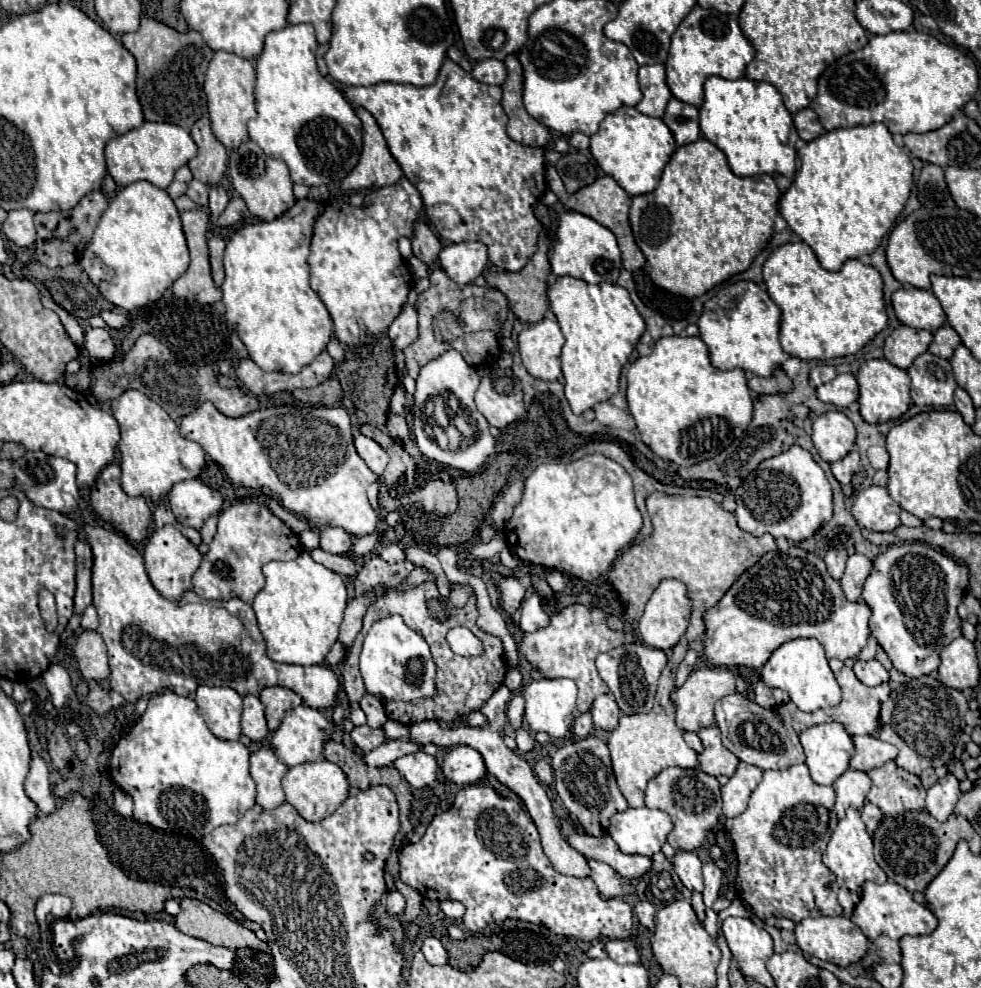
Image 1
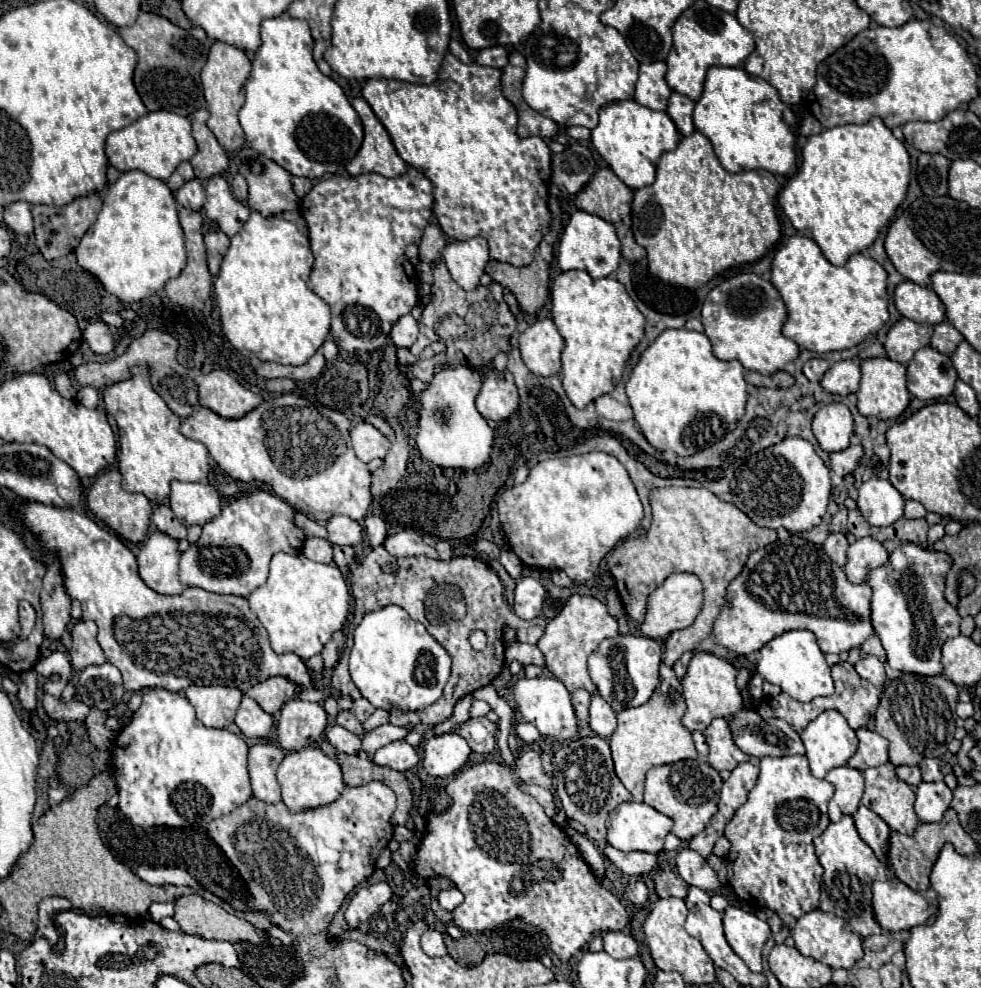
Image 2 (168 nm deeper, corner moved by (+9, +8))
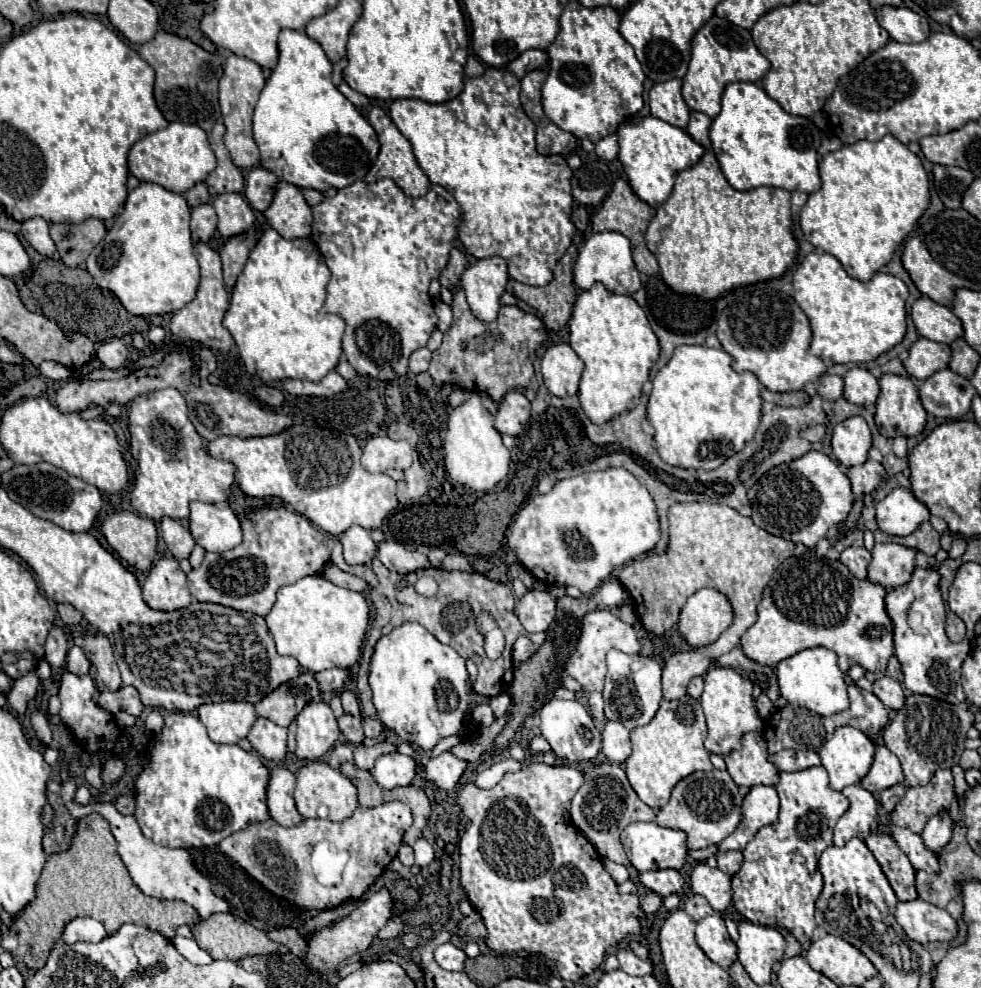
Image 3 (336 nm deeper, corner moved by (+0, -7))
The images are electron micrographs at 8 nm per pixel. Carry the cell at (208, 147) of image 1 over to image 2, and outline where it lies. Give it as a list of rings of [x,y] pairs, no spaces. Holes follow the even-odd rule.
[[[197,109],[191,115],[193,125],[193,139],[197,141],[197,153],[191,157],[191,165],[195,171],[195,177],[205,181],[217,173],[221,173],[221,155],[223,155],[223,171],[229,167],[229,157],[217,143],[215,135],[207,129],[205,121],[209,119],[207,109]]]

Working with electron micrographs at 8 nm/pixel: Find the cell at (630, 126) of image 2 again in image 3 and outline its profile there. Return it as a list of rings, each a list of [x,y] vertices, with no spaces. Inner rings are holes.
[[[654,116],[642,118],[640,124],[634,122],[620,124],[618,142],[620,142],[618,158],[626,170],[630,186],[636,192],[636,196],[648,202],[650,206],[664,204],[672,194],[676,174],[680,170],[694,166],[704,154],[704,148],[696,140],[692,140],[692,136],[686,130],[676,128]]]

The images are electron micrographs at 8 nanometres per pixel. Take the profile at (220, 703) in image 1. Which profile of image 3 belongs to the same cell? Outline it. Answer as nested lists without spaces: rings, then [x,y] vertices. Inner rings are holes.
[[[220,702],[202,704],[198,718],[208,730],[208,736],[216,744],[236,744],[250,732],[258,714],[250,702]]]

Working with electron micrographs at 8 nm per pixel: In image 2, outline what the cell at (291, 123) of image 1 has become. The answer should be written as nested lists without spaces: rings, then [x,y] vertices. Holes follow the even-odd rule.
[[[289,15],[265,19],[261,23],[261,47],[253,57],[253,69],[245,85],[245,105],[239,111],[239,123],[251,149],[273,159],[291,175],[319,179],[325,173],[345,173],[347,163],[361,147],[363,125],[343,89],[317,69],[311,51],[313,37],[303,19],[293,19]]]

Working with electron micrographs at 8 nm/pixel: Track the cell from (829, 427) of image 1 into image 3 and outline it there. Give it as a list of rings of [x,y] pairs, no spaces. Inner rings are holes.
[[[852,416],[834,428],[832,448],[840,464],[848,468],[864,464],[870,446],[872,446],[872,434],[862,416]]]

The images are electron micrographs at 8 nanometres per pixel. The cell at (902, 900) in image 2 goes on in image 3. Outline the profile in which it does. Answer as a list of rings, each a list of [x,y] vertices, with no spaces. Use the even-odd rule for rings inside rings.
[[[922,898],[898,902],[896,920],[906,936],[920,944],[950,942],[958,936],[956,920],[944,908],[928,904]]]

